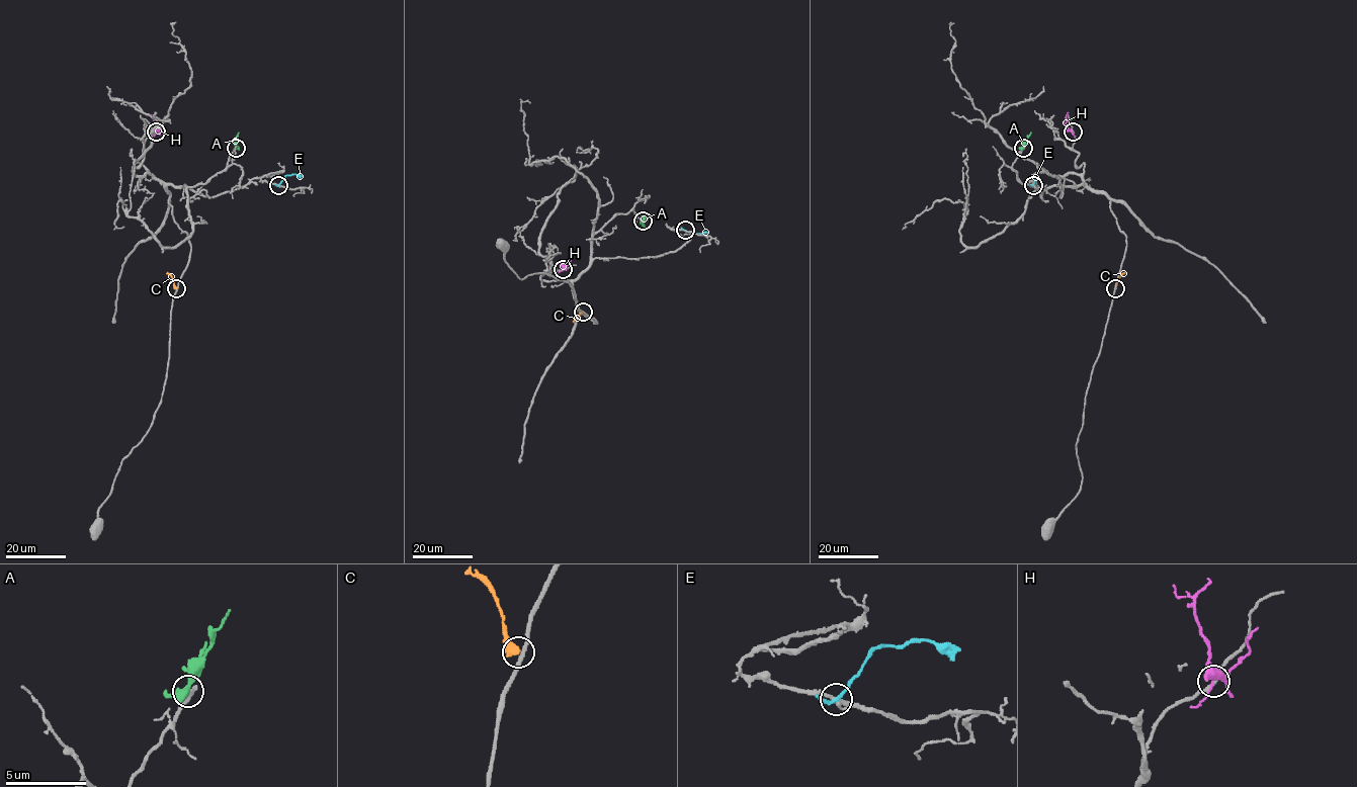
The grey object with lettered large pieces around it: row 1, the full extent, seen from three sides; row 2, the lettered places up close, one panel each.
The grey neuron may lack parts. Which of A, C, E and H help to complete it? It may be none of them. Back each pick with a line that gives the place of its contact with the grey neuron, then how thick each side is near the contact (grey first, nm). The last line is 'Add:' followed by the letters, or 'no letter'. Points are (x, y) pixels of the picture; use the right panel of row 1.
Add: no letter

